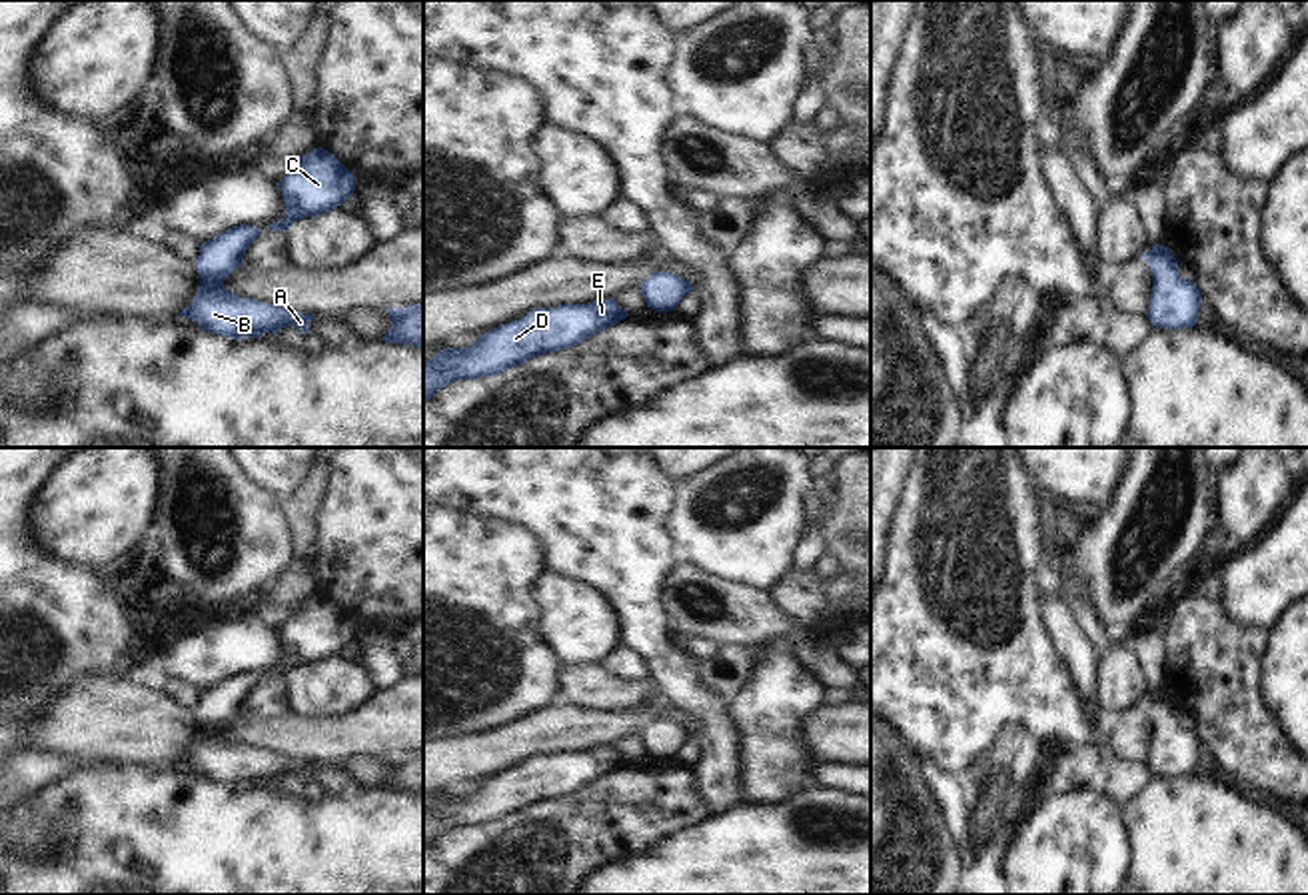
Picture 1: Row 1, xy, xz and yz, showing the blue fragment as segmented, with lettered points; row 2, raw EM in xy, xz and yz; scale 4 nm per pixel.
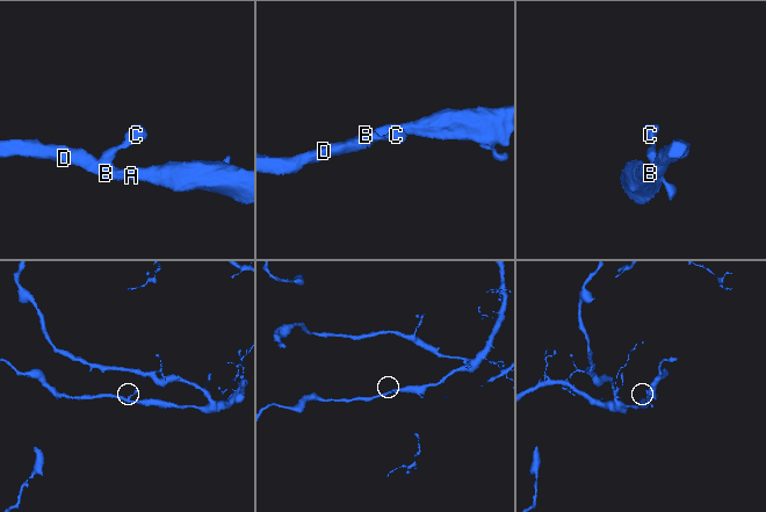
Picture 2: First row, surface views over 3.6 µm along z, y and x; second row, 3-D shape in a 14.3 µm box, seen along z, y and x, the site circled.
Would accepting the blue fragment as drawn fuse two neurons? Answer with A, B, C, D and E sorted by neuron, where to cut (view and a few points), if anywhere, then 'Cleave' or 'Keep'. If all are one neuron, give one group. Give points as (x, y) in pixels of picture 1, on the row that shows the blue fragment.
Groups: A B C D E. No split. Keep

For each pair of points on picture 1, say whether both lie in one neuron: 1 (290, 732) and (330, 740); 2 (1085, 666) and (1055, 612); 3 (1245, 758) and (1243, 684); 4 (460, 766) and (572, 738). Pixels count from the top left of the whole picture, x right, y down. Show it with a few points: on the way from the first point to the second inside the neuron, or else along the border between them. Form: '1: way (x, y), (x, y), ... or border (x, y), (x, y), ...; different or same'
1: way (300, 736), (320, 740); same
2: way (1077, 652), (1061, 626); same
3: way (1245, 740), (1243, 702); same
4: way (488, 756), (528, 738), (544, 738); same

